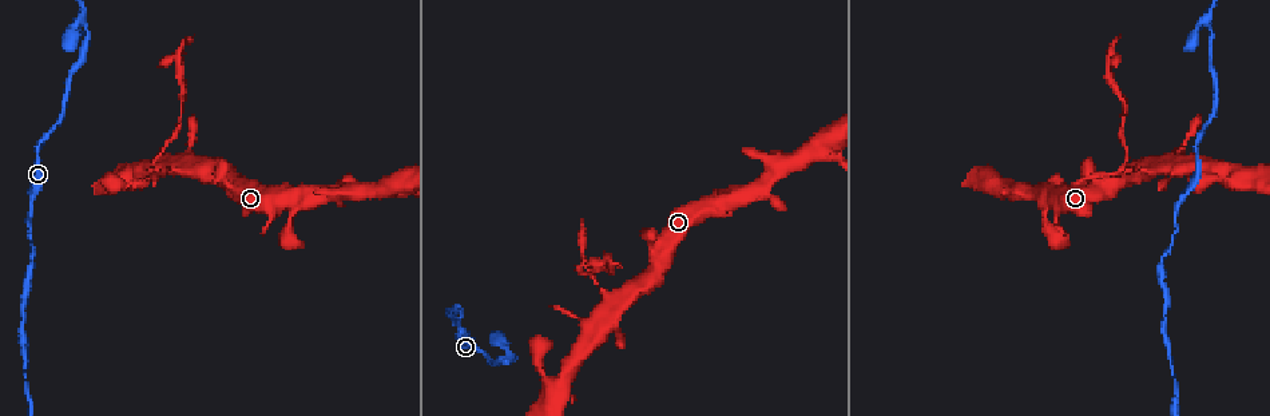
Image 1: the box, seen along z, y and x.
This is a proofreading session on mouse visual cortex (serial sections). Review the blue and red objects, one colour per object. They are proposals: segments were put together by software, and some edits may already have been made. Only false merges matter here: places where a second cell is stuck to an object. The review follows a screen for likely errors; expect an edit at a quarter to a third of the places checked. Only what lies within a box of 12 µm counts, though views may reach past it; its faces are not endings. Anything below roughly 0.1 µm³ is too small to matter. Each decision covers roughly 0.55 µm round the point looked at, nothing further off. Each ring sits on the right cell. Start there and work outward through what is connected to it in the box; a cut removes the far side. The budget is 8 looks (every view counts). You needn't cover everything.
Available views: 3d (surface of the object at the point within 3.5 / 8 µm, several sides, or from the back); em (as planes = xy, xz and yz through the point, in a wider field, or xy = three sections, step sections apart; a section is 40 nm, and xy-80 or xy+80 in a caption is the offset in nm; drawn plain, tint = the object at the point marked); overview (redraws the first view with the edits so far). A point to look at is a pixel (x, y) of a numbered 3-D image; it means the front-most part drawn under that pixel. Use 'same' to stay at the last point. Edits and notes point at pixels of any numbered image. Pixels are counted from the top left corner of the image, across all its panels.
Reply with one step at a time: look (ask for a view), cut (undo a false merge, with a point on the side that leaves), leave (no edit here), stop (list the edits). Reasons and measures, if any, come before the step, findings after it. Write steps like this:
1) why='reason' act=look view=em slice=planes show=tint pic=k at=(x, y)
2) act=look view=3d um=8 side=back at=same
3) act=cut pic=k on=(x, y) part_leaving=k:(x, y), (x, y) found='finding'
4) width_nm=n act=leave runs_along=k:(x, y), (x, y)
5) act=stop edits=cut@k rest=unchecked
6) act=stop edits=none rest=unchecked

why='thick turns thin' act=look view=3d um=3.5 pic=1 at=(165, 168)

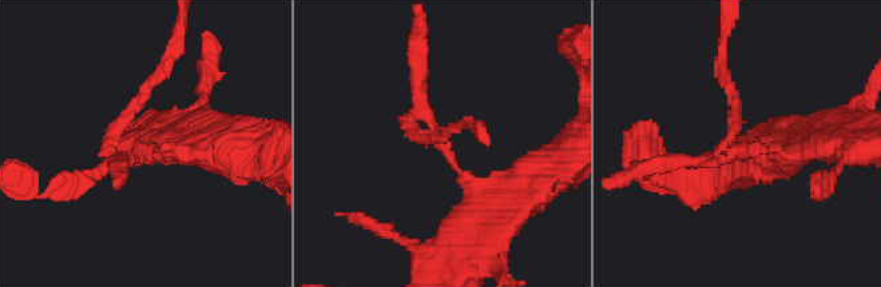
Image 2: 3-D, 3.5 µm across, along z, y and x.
arm_widths_nm=150,350 why='shape alone is not enough' act=look view=em slice=planes show=tint pic=2 at=(449, 153)

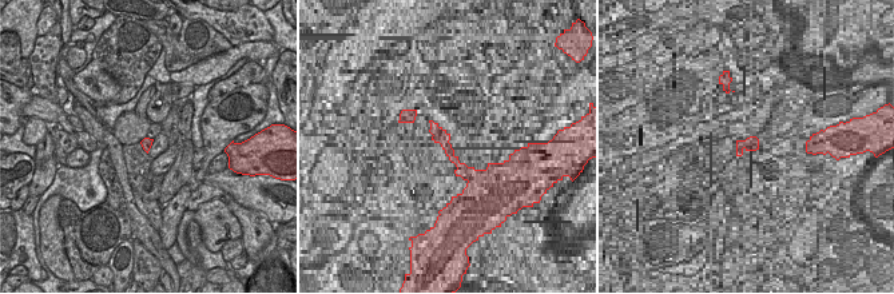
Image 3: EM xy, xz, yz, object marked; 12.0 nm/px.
act=cut pic=2 on=(139, 104) part_leaving=2:(110, 144), (175, 38) found='two cells meet here'

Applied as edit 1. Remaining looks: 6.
act=look view=overview

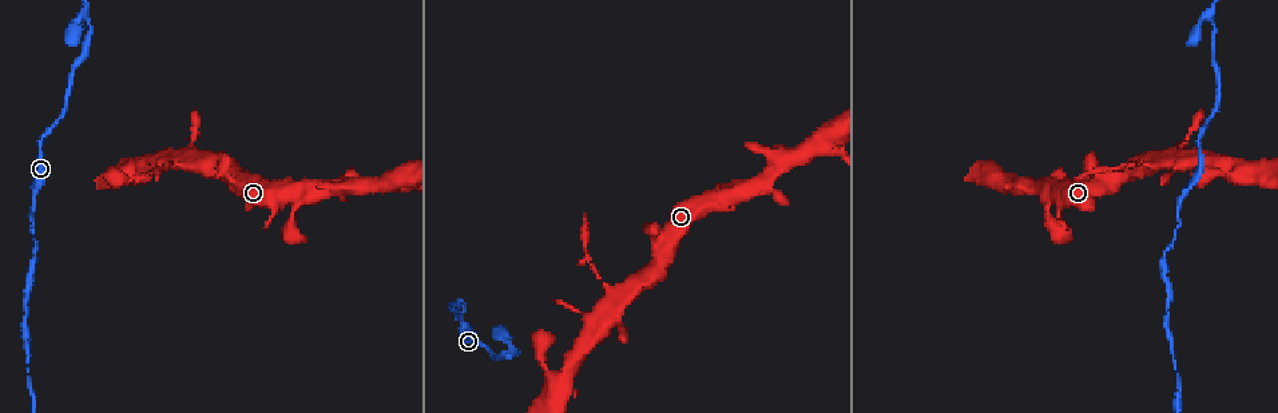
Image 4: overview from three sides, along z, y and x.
why='calibre changes' act=look view=em slice=xy step=2 show=tint pic=4 at=(551, 376)

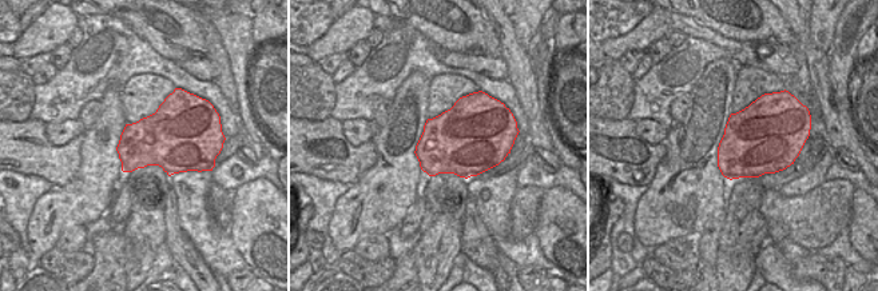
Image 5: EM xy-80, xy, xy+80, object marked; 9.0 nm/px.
why='wider look' act=look view=3d um=3.5 side=back at=same

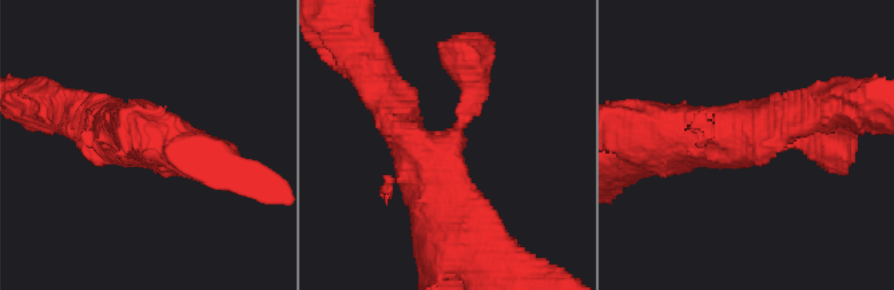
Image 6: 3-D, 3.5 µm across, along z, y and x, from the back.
act=leave runs_along=6:(386, 95), (464, 231) found='all the same cell'

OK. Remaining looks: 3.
why='branch point' act=look view=em slice=xy step=3 show=tint pic=4 at=(1212, 19)

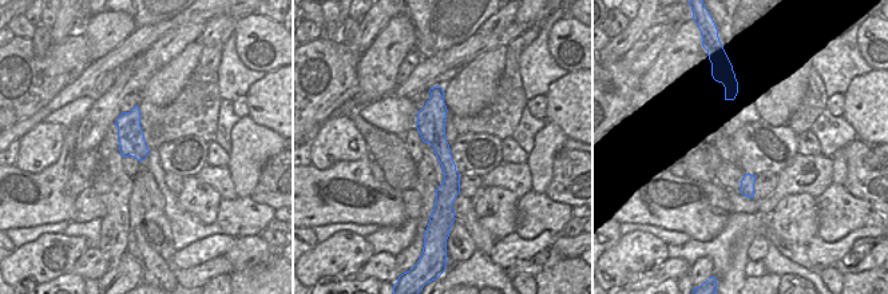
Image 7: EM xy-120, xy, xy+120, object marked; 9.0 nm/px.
act=look view=3d um=3.5 at=same

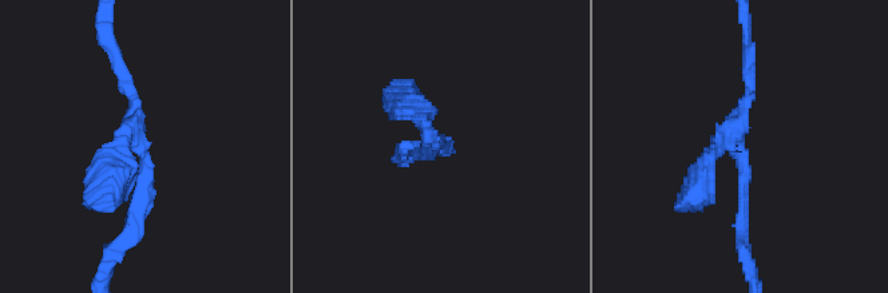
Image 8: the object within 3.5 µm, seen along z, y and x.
act=leave runs_along=8:(431, 149), (447, 149), (401, 96) found='one cell here'

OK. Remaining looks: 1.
act=stop edits=cut@2 rest=unchecked

